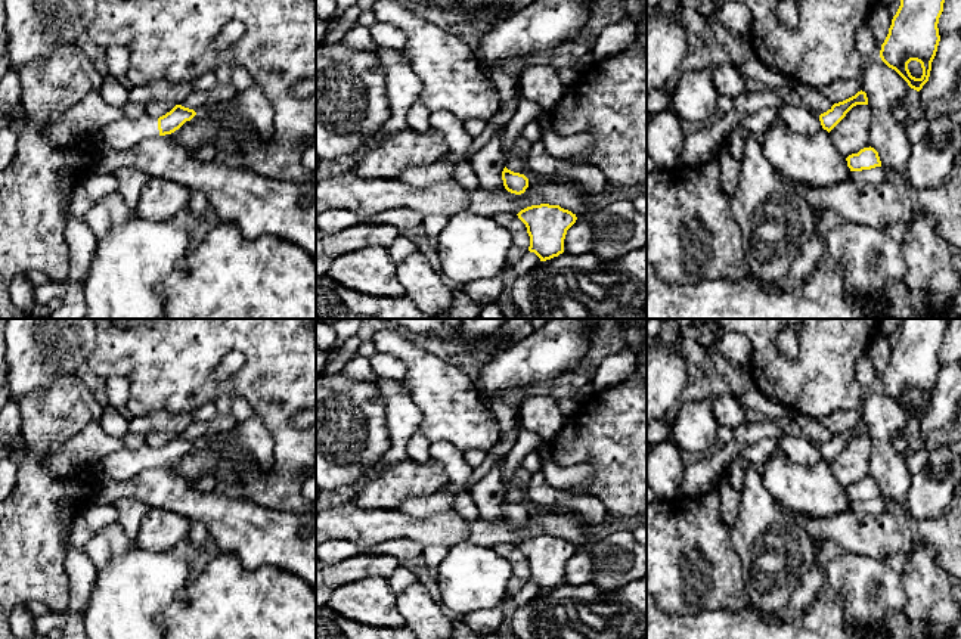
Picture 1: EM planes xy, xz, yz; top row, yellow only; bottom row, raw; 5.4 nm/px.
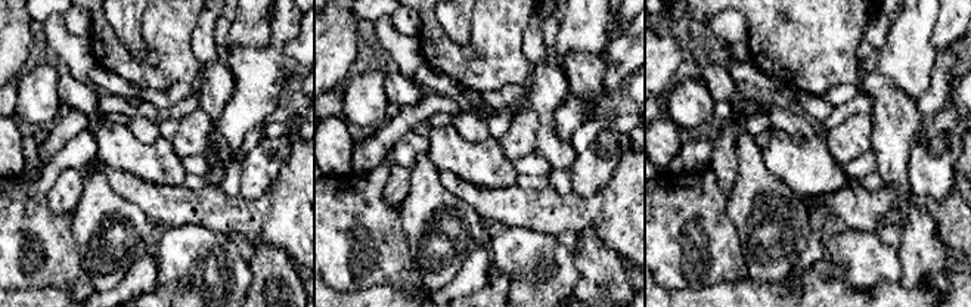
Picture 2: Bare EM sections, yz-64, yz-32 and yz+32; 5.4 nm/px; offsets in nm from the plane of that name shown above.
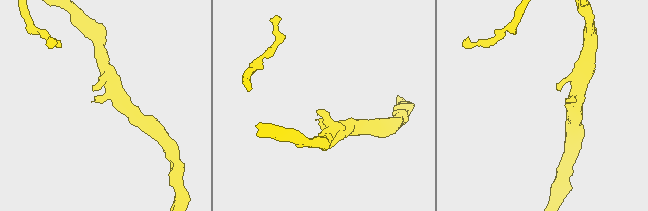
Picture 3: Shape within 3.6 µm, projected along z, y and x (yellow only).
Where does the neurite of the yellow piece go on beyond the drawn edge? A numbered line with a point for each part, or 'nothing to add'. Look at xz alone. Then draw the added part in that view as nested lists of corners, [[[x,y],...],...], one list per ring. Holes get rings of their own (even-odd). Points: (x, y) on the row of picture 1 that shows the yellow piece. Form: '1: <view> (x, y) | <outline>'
nothing to add

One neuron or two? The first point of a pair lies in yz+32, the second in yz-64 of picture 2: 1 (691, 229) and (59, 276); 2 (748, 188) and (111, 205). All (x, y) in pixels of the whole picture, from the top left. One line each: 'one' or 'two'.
1: one
2: one

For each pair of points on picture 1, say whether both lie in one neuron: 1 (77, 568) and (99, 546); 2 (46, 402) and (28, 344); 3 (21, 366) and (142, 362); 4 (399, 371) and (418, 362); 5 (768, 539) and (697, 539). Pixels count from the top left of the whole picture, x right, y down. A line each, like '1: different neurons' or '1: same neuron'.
1: different neurons
2: different neurons
3: different neurons
4: different neurons
5: different neurons

